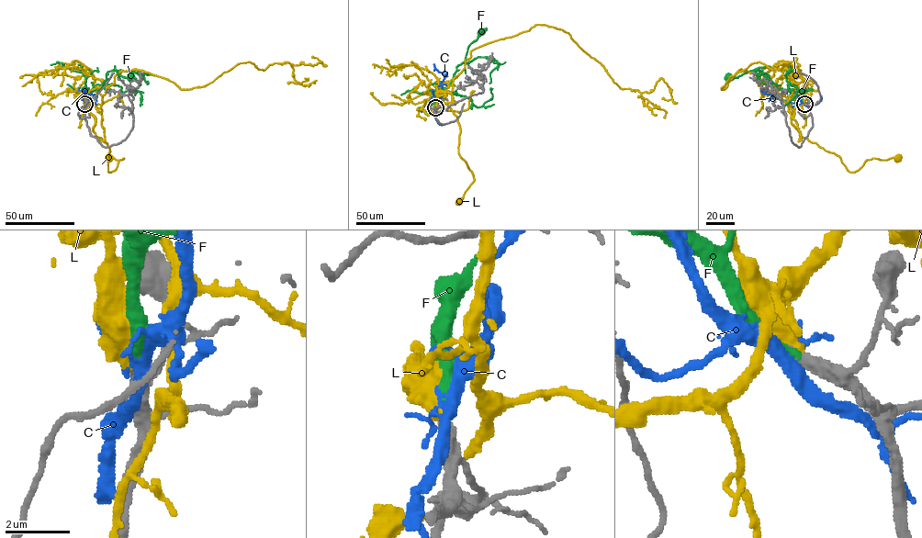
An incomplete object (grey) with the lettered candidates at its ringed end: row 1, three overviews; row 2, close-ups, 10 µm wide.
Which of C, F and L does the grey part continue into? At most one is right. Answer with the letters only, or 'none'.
F

